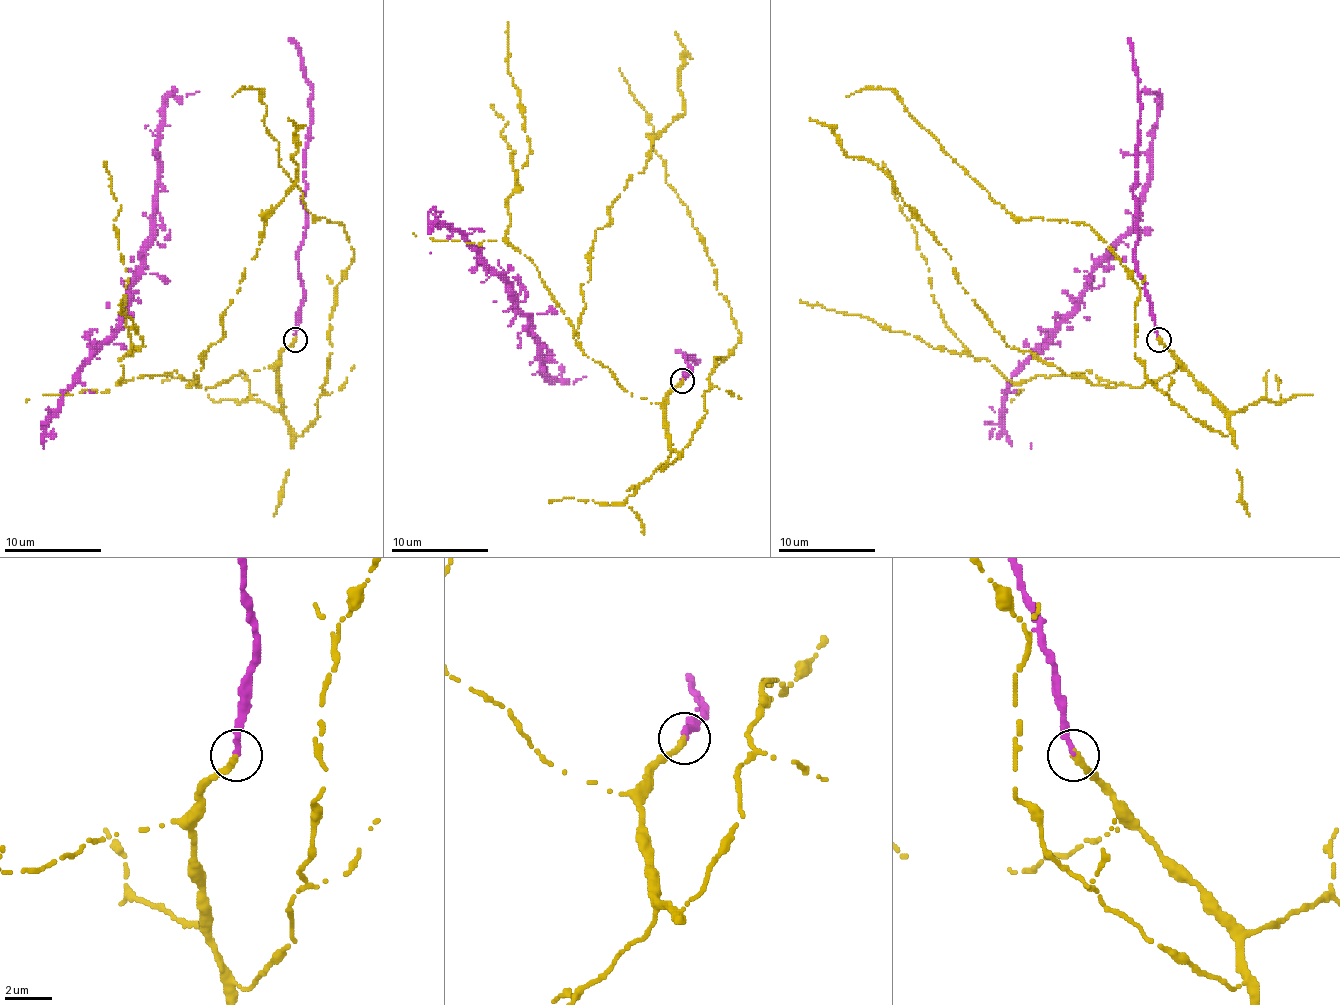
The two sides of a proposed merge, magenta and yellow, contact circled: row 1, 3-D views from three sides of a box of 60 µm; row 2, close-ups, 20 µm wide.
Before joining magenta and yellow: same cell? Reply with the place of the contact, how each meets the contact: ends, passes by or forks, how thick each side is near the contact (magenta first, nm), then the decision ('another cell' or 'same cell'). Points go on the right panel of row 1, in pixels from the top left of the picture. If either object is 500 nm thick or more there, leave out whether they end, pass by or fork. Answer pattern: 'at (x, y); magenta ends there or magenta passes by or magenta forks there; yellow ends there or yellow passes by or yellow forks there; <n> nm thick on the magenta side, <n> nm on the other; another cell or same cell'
at (1159, 339); magenta ends there; yellow ends there; 280 nm thick on the magenta side, 320 nm on the other; same cell

